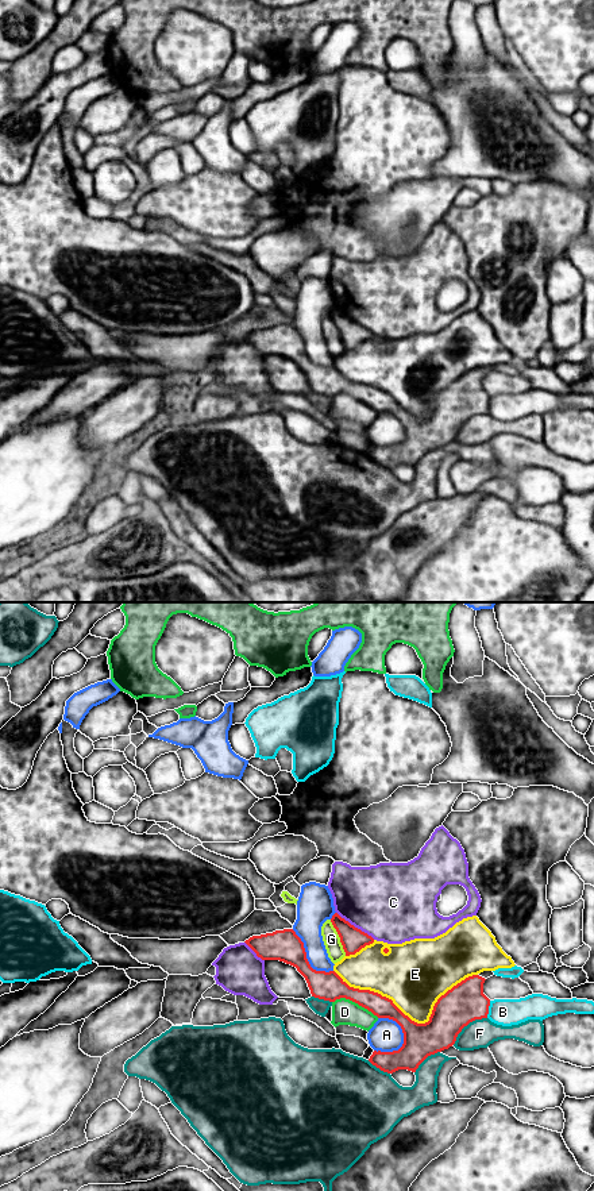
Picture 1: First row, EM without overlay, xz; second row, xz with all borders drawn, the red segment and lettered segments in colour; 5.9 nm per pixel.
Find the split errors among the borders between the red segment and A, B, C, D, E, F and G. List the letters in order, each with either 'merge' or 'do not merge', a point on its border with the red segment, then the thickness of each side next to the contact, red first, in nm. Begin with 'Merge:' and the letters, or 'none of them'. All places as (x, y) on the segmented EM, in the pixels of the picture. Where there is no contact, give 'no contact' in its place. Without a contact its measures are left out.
Merge: none of them
A: do not merge; contact xz (401, 1028); calibres 200 and 190 nm
B: do not merge; contact xz (488, 1009); calibres 240 and 160 nm
C: do not merge; contact xz (354, 927); calibres 140 and 460 nm
D: do not merge; contact xz (355, 1002); calibres 170 and 160 nm
E: do not merge; contact xz (409, 1018); calibres 220 and 380 nm
F: do not merge; contact xz (466, 1025); calibres 240 and 170 nm
G: do not merge; contact xz (339, 936); calibres 140 and 100 nm

